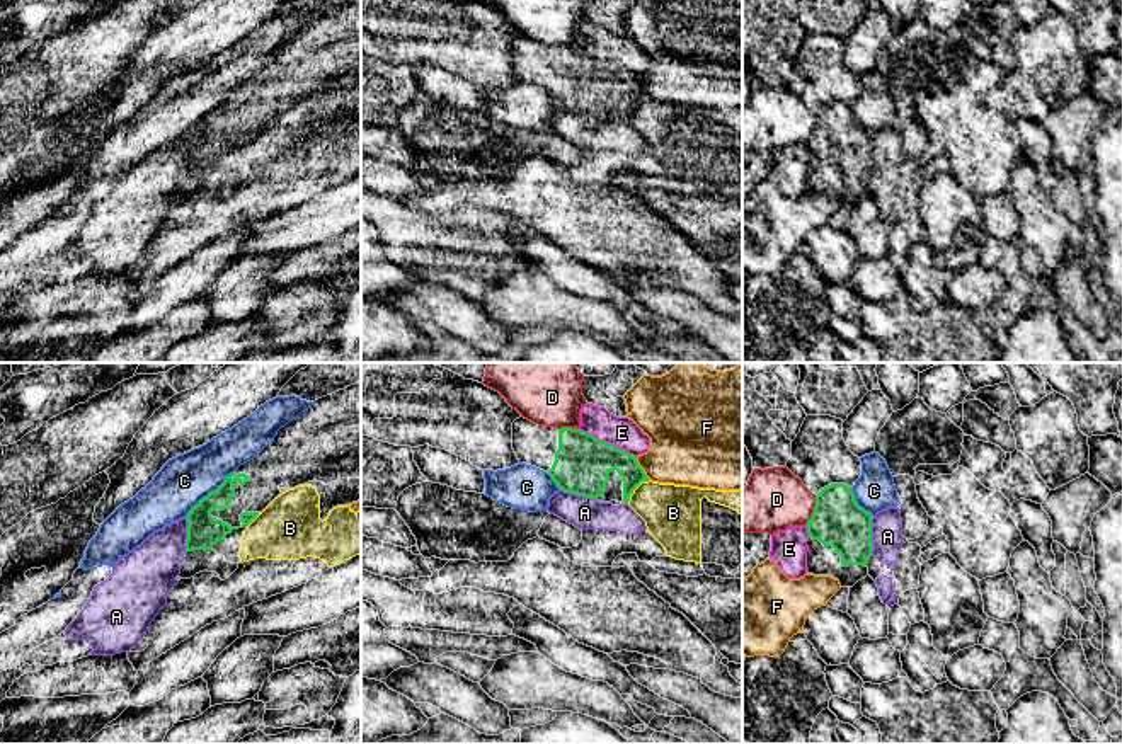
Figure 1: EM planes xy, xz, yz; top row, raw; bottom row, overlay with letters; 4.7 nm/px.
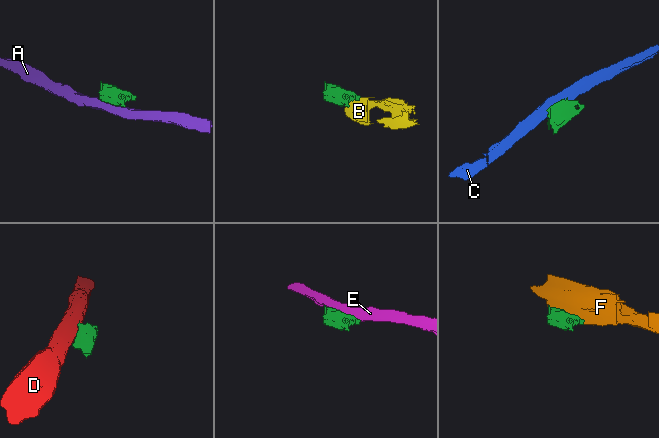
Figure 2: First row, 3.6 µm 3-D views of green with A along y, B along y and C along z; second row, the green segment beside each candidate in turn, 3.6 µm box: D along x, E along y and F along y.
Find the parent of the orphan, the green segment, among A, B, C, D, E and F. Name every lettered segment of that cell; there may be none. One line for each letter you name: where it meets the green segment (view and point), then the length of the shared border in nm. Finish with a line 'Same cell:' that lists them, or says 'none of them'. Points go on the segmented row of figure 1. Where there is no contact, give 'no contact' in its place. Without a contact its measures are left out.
Same cell: none of them

